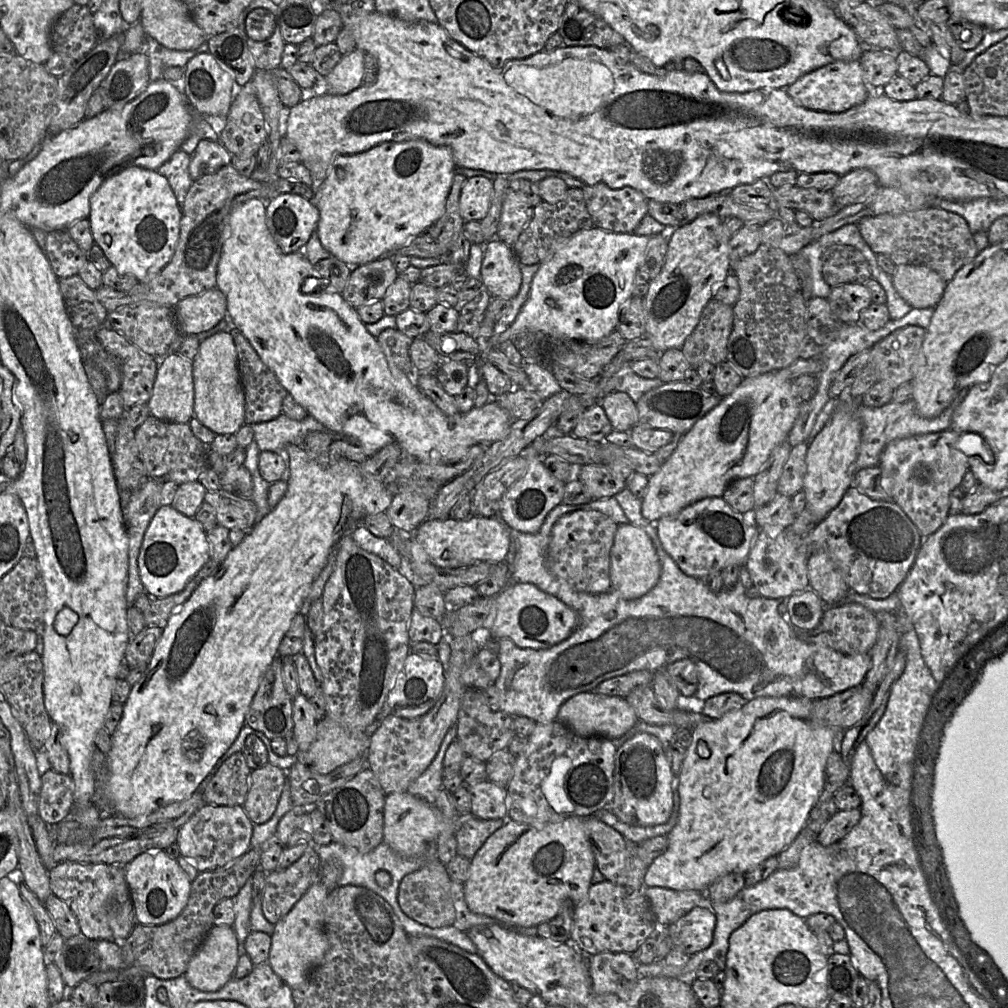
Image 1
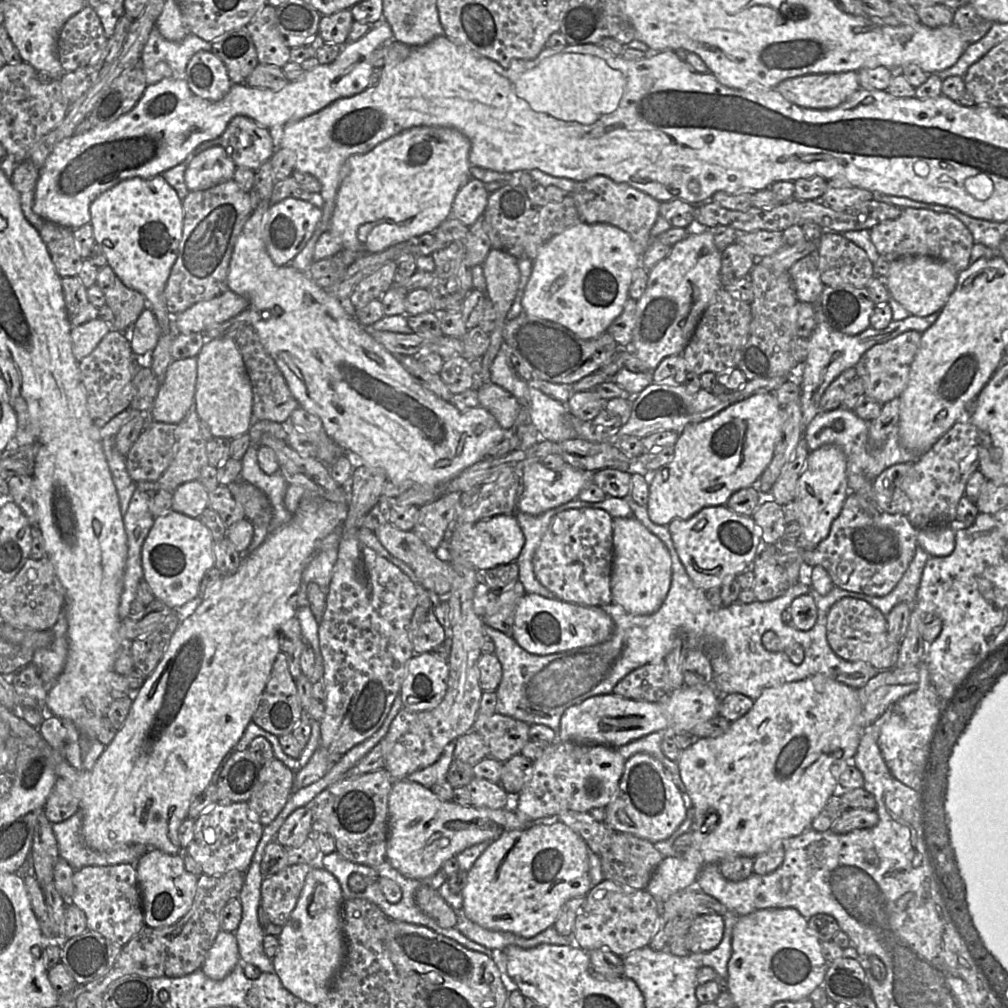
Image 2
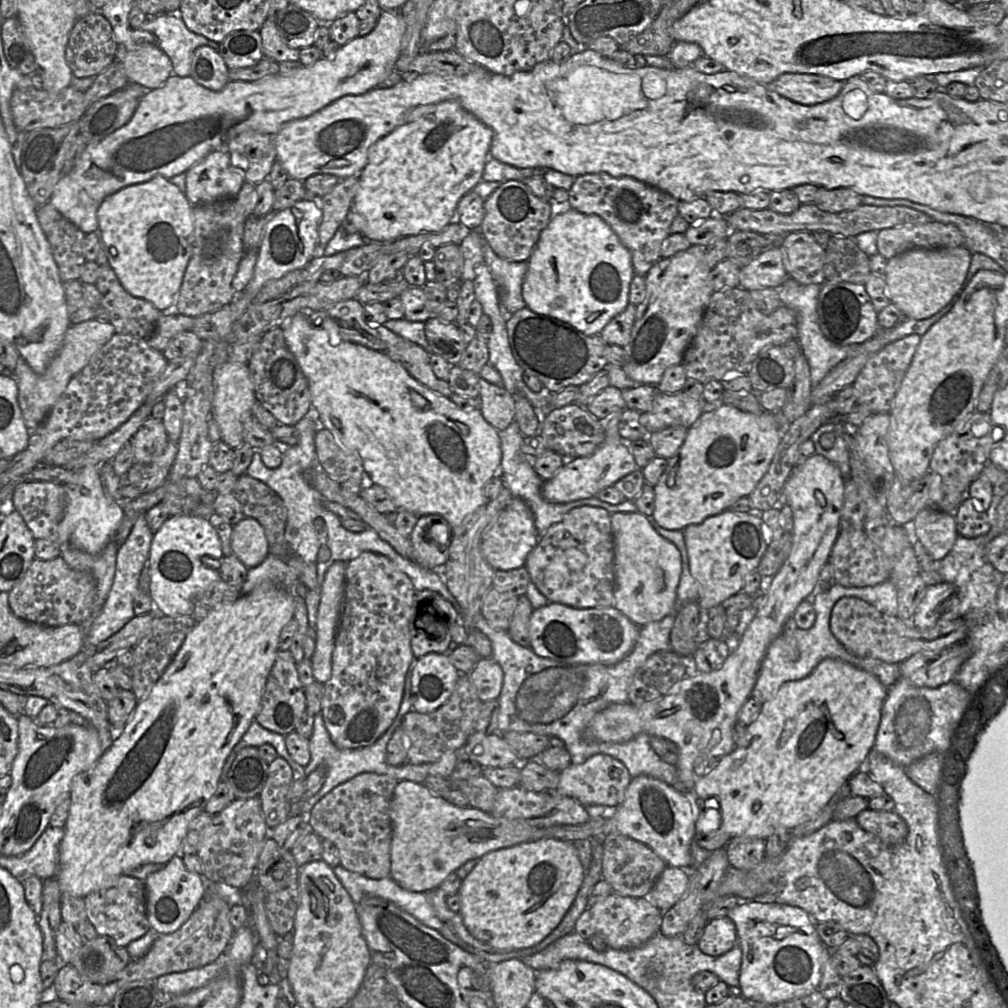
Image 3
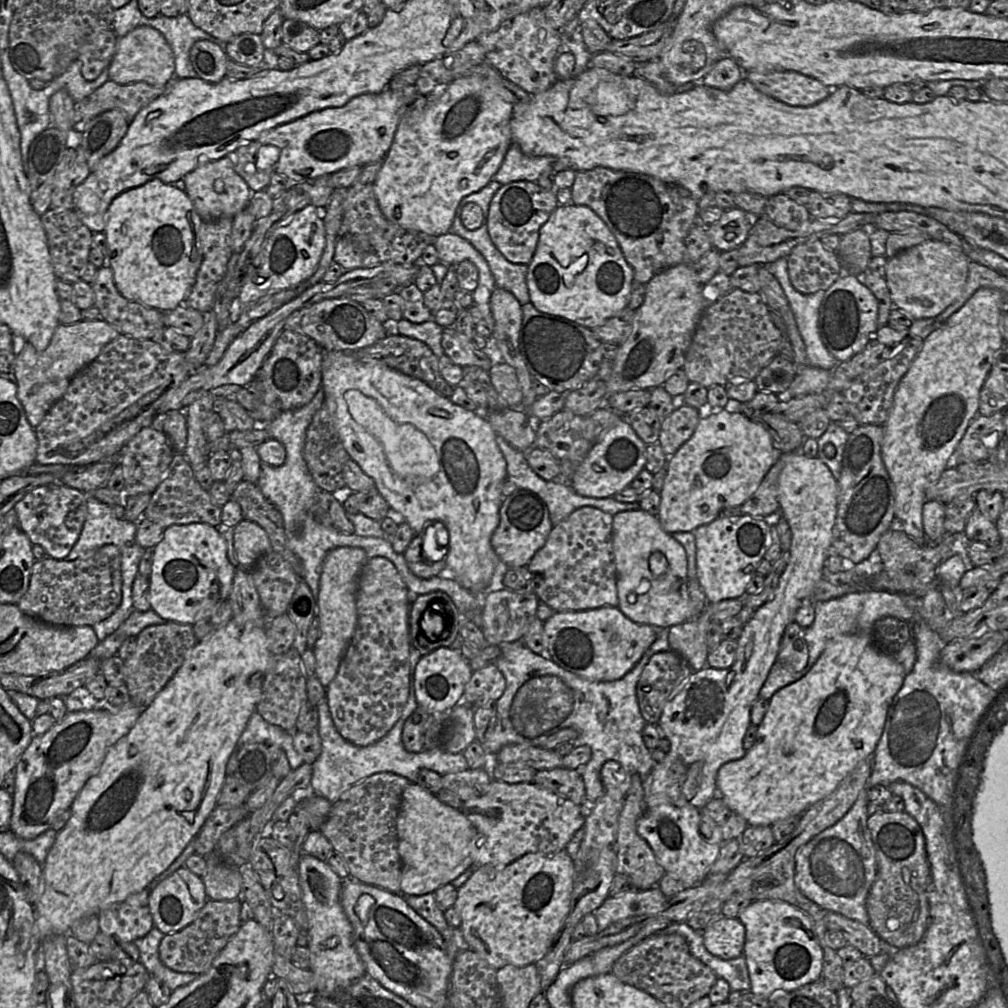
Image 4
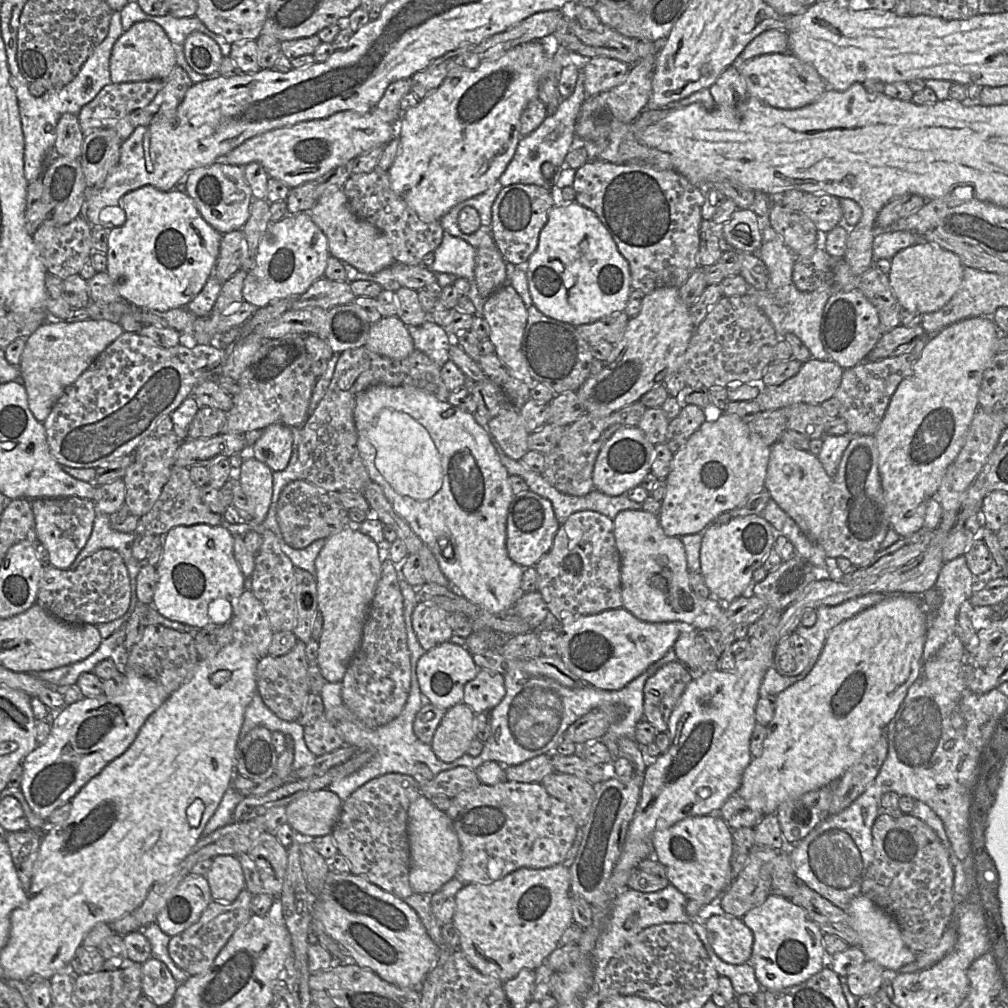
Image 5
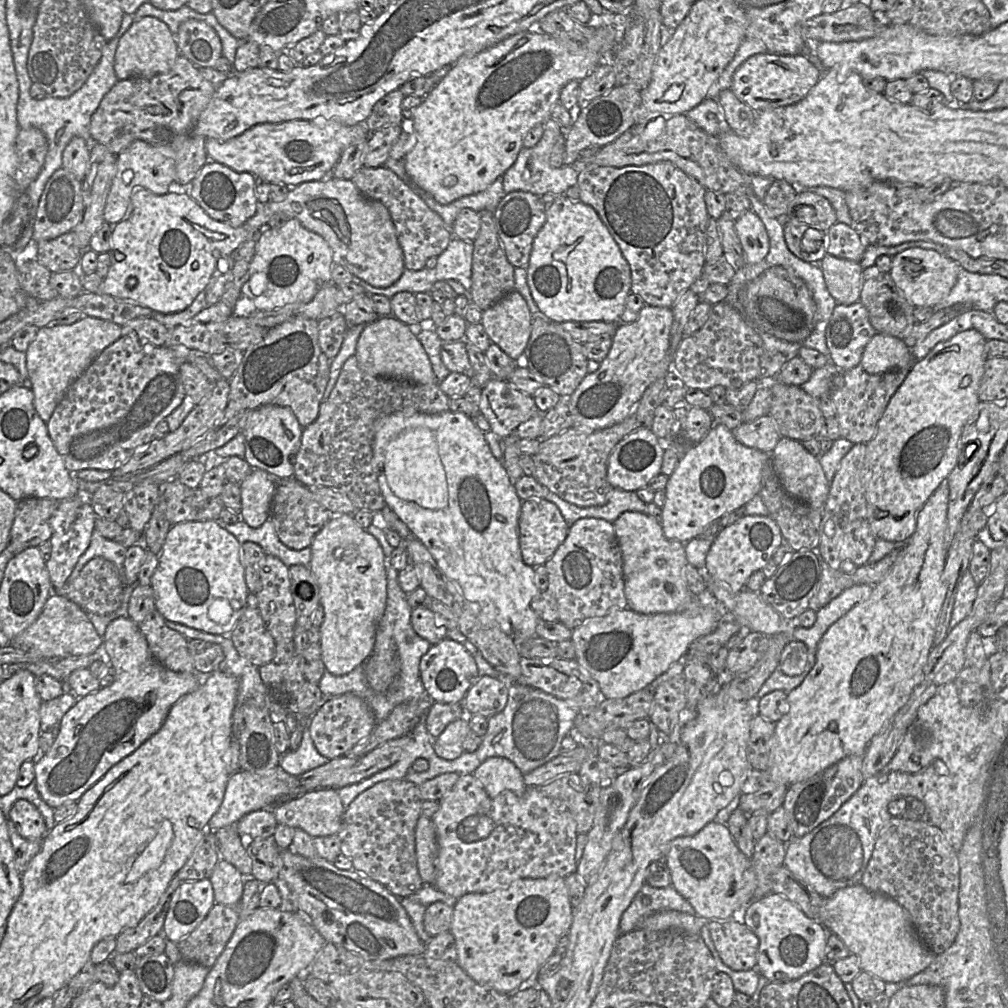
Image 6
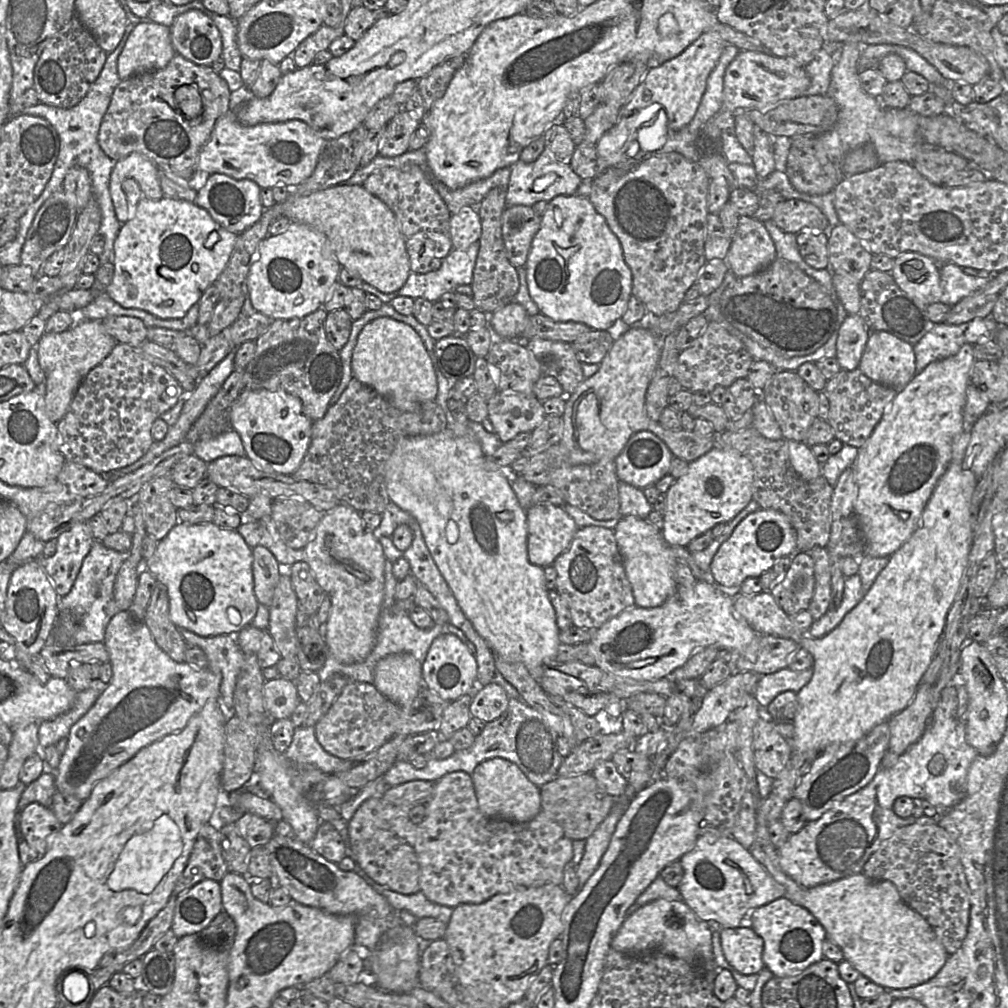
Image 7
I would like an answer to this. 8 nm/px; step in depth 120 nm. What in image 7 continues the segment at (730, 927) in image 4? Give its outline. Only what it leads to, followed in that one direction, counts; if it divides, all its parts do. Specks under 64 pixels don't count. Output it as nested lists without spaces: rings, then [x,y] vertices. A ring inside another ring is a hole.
[[[751,927],[723,928],[720,931],[720,941],[727,962],[743,975],[759,974],[765,968],[763,962],[764,940]]]

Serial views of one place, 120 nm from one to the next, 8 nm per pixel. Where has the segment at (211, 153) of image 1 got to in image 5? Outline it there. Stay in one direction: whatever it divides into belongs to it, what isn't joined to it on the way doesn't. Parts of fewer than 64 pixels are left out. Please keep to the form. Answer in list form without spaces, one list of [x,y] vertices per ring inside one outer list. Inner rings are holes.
[[[226,156],[215,163],[192,170],[186,175],[186,193],[194,200],[202,217],[218,232],[226,234],[242,230],[250,216],[255,199],[243,167],[228,164]]]

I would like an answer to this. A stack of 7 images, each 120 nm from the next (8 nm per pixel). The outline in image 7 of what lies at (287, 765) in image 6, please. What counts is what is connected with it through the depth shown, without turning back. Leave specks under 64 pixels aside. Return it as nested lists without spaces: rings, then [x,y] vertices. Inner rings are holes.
[[[315,727],[295,728],[291,745],[284,752],[288,760],[297,766],[313,765],[327,774],[352,768],[352,762],[328,753],[318,742]]]

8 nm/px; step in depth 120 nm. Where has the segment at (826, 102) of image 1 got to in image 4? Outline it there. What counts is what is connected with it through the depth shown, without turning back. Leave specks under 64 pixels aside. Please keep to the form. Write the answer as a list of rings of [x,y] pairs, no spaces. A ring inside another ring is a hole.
[[[750,71],[744,76],[763,94],[792,106],[812,106],[826,99],[832,90],[819,80],[795,71]]]

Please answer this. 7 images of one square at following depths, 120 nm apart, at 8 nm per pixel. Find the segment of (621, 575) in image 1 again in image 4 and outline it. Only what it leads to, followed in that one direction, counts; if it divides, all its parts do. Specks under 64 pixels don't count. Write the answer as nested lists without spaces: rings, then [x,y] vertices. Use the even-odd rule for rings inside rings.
[[[644,510],[615,514],[613,559],[616,569],[617,608],[631,621],[655,628],[670,628],[702,613],[688,594],[686,551],[671,534],[663,530],[657,516]]]

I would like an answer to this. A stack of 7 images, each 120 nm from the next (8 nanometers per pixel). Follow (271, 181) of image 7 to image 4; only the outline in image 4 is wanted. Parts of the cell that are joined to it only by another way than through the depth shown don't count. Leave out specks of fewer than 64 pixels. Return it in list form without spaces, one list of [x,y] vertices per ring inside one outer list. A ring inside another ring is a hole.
[[[385,89],[377,94],[356,96],[342,107],[312,112],[279,125],[263,132],[257,141],[279,149],[274,172],[287,177],[292,183],[306,182],[346,168],[383,160],[392,145],[398,124],[409,108],[395,91]]]

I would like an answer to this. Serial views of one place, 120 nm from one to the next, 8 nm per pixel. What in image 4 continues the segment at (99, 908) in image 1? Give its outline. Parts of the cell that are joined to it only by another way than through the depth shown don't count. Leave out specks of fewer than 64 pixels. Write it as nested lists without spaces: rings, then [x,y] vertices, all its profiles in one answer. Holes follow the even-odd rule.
[[[145,888],[102,910],[98,914],[100,931],[123,942],[134,942],[146,936],[154,926],[149,894],[149,889]]]

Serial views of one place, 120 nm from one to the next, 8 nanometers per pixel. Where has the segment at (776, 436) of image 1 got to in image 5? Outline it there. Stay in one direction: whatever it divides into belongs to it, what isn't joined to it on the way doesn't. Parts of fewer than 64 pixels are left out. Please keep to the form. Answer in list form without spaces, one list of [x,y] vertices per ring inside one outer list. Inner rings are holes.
[[[723,410],[723,414],[714,422],[705,421],[698,430],[693,433],[687,443],[674,454],[671,461],[670,472],[666,477],[666,491],[665,496],[661,501],[661,512],[658,516],[659,523],[667,536],[683,536],[689,534],[697,534],[705,531],[706,526],[718,515],[729,512],[734,508],[743,505],[748,499],[765,488],[765,479],[767,476],[768,463],[771,453],[771,447],[767,446],[762,440],[761,436],[752,430],[746,422],[744,422],[736,414],[728,414]]]

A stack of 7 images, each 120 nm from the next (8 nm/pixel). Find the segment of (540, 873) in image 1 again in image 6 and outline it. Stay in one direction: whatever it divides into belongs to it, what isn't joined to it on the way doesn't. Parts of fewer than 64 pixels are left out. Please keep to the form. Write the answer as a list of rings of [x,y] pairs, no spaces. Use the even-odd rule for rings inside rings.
[[[553,874],[546,878],[518,879],[513,881],[506,888],[497,889],[489,893],[468,893],[463,895],[457,900],[457,903],[454,906],[450,931],[456,941],[456,948],[458,953],[457,963],[461,966],[461,968],[478,984],[490,986],[493,989],[511,997],[511,995],[520,989],[522,983],[524,983],[530,977],[535,977],[537,975],[539,969],[555,953],[558,940],[562,935],[567,934],[572,923],[573,907],[570,904],[565,879],[559,875]]]

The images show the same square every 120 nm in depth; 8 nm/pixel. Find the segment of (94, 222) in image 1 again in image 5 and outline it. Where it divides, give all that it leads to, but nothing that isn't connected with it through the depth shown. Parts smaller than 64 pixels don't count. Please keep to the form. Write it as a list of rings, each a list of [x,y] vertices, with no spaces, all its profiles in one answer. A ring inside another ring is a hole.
[[[146,185],[125,194],[119,206],[126,213],[126,221],[121,226],[111,228],[106,253],[107,273],[119,295],[136,307],[159,312],[187,307],[214,275],[223,234],[202,217],[194,200],[186,192],[175,189],[161,191]]]

